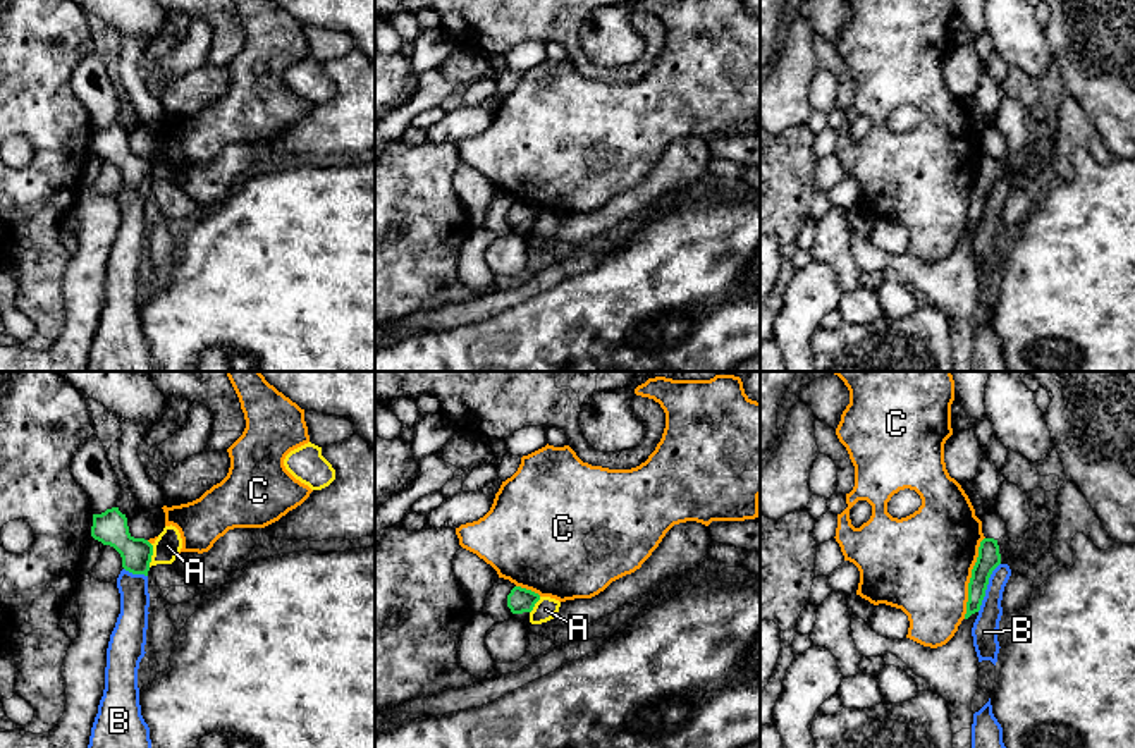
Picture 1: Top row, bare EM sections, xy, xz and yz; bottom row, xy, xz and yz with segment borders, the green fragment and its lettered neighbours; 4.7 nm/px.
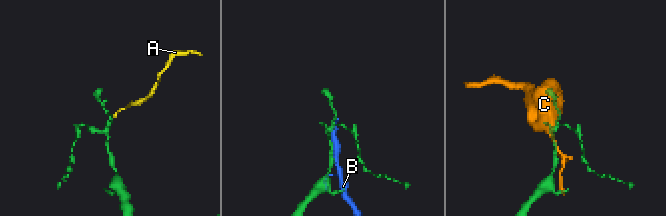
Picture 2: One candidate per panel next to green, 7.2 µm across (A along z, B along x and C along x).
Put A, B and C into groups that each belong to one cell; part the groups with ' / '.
A B / C

